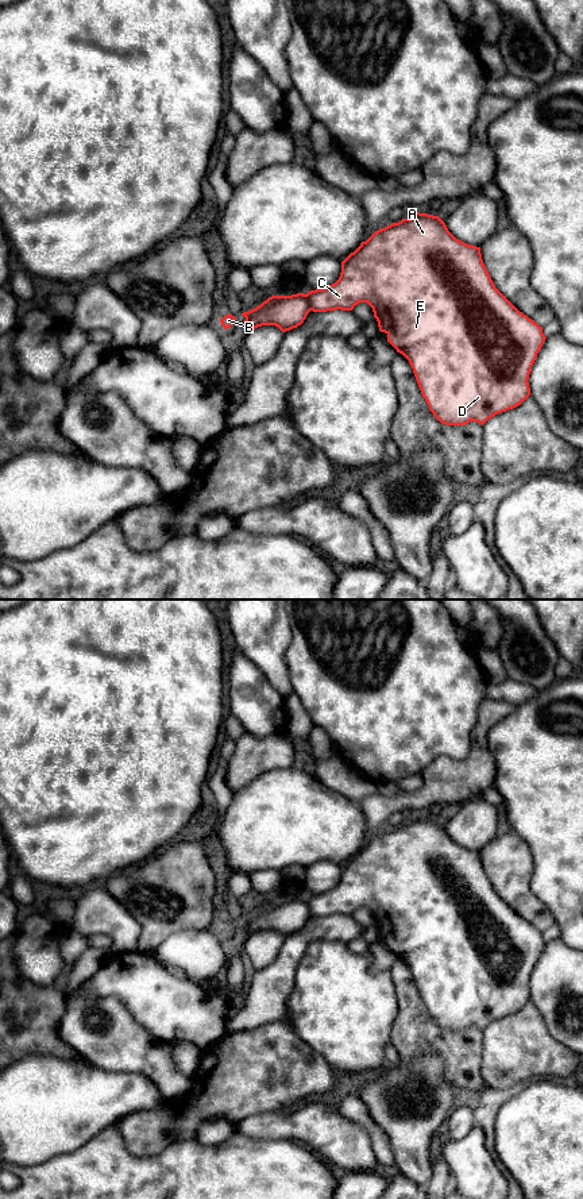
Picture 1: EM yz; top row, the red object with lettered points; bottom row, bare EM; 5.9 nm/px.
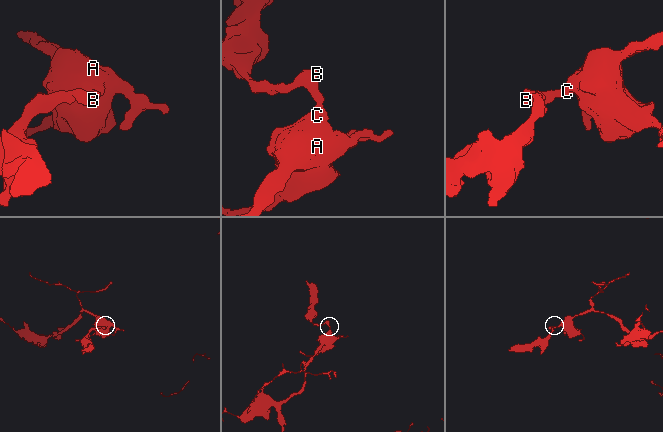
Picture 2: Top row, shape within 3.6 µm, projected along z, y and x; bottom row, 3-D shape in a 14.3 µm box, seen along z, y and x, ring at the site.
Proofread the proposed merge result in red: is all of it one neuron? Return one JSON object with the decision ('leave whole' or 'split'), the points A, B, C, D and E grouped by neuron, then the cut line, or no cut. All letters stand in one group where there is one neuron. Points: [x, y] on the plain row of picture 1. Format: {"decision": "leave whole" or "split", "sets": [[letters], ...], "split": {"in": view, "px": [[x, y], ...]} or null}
{"decision": "split", "sets": [["A", "C", "D", "E"], ["B"]], "split": {"in": "yz", "px": [[305, 899], [311, 914]]}}

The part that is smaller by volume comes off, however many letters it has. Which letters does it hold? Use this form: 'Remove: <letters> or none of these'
Remove: B

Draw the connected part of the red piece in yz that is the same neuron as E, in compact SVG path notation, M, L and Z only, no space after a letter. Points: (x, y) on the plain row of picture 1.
M416 817L410 824L402 824L398 828L391 828L390 830L375 836L366 847L351 857L341 867L341 878L339 884L324 892L316 894L306 898L310 915L313 917L327 917L327 915L352 915L359 907L367 907L374 917L374 922L378 926L381 937L387 940L387 947L402 959L410 968L418 992L422 1002L425 1003L429 1015L433 1021L445 1030L466 1030L470 1026L476 1026L484 1029L489 1023L498 1018L506 1017L521 1010L530 1001L529 992L529 979L532 971L541 955L545 940L543 938L543 932L529 924L526 920L520 917L494 890L480 859L480 852L467 849L456 844L447 833L445 828L439 822L428 818Z

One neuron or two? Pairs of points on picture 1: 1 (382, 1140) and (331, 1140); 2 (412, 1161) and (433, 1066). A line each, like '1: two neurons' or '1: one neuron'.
1: two neurons
2: one neuron

